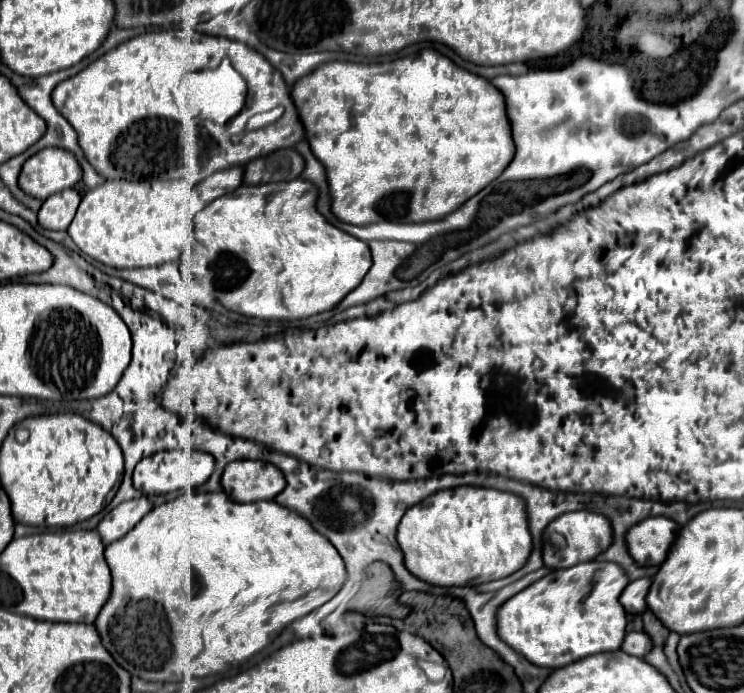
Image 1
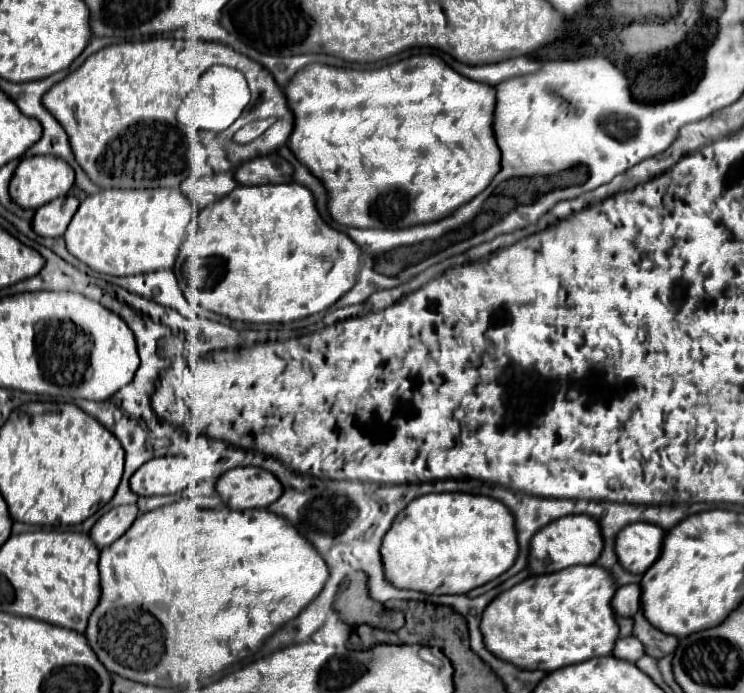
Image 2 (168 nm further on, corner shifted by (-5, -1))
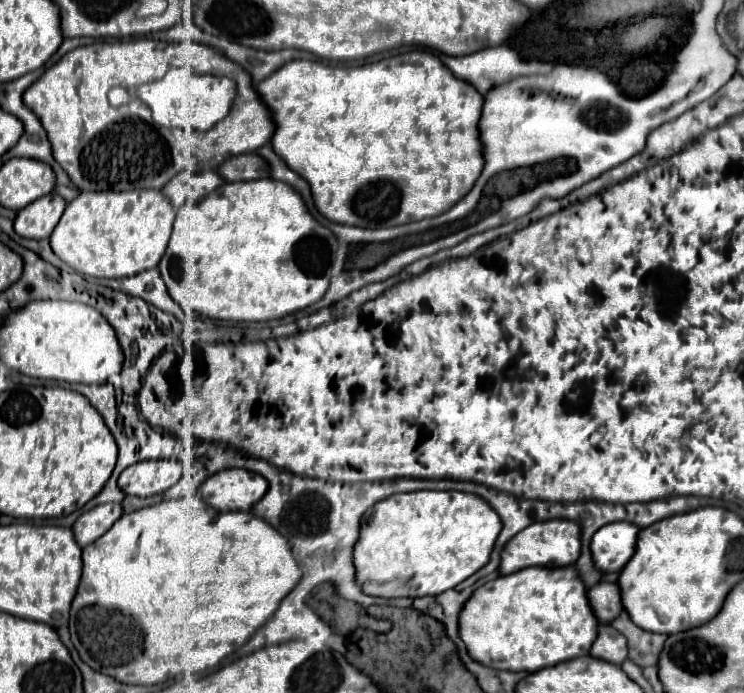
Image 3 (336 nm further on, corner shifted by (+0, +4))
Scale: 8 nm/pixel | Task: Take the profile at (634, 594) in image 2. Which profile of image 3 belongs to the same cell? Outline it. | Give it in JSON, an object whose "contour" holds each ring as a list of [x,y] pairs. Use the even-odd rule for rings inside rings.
{"contour":[[[598,583],[588,591],[588,601],[600,623],[610,623],[622,611],[620,589],[616,583]]]}

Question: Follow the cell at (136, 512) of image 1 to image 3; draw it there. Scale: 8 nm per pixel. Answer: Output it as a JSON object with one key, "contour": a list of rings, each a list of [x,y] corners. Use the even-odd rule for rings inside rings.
{"contour":[[[104,503],[104,505],[98,505],[98,507],[82,513],[76,519],[76,523],[72,525],[76,543],[80,547],[94,543],[114,525],[116,519],[120,519],[120,515],[122,515],[122,507],[118,503]]]}

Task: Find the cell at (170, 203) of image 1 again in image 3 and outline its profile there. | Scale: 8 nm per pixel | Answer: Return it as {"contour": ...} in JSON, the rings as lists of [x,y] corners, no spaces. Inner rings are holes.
{"contour":[[[154,189],[80,193],[68,203],[62,221],[54,227],[50,247],[66,265],[82,275],[108,279],[132,277],[158,265],[166,251],[174,219],[174,207]]]}

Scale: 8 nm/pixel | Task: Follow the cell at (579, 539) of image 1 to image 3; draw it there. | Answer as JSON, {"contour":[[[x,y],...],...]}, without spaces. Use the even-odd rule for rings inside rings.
{"contour":[[[550,519],[550,521],[538,521],[530,525],[530,529],[522,529],[514,541],[506,543],[506,549],[502,549],[502,561],[498,567],[500,575],[510,575],[526,567],[542,565],[542,567],[566,567],[572,565],[578,559],[580,553],[580,529],[574,521],[564,519]]]}

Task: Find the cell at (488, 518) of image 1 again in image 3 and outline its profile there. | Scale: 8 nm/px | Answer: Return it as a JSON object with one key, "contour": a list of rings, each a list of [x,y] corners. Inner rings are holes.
{"contour":[[[412,491],[396,493],[388,499],[378,501],[360,525],[358,541],[354,543],[354,569],[358,585],[366,595],[372,597],[424,597],[438,595],[454,589],[458,583],[468,579],[472,573],[482,569],[492,553],[494,541],[502,529],[500,517],[472,493],[462,491]]]}

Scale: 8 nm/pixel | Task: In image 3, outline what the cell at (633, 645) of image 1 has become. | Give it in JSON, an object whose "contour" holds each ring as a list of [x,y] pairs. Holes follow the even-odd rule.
{"contour":[[[598,625],[598,637],[590,649],[590,655],[612,665],[620,665],[626,659],[626,637],[610,625]]]}

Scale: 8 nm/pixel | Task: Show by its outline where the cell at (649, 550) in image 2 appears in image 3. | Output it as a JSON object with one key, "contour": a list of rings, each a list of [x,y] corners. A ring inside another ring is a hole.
{"contour":[[[628,521],[610,523],[598,529],[590,545],[594,567],[602,573],[618,573],[634,555],[638,531],[640,529]]]}

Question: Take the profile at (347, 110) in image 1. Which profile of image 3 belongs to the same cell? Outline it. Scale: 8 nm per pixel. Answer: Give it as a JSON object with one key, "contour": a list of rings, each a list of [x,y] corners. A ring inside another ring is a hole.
{"contour":[[[408,51],[396,57],[382,59],[378,63],[358,65],[358,67],[328,66],[321,61],[306,61],[306,59],[294,59],[290,65],[282,65],[278,73],[272,73],[266,81],[260,81],[256,85],[258,95],[262,101],[266,101],[266,107],[270,109],[274,117],[274,137],[272,137],[272,149],[274,153],[298,175],[302,175],[304,181],[308,181],[314,205],[316,209],[330,221],[342,223],[342,225],[358,225],[358,227],[392,227],[392,225],[404,225],[412,221],[422,221],[428,217],[436,217],[446,213],[454,203],[458,203],[476,183],[484,161],[482,161],[482,149],[478,141],[478,119],[482,111],[484,97],[474,89],[474,85],[454,77],[450,69],[442,65],[442,61],[426,51]]]}

